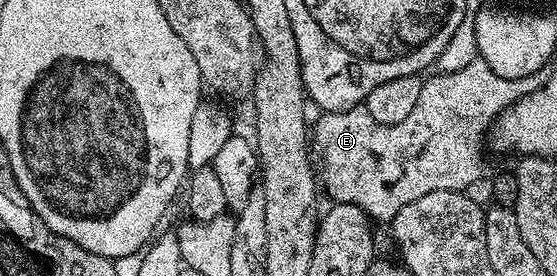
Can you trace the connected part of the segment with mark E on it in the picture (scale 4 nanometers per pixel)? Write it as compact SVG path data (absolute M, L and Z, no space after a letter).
M476 57L473 61L469 61L469 65L465 65L465 69L457 69L457 73L445 73L444 75L435 73L432 74L432 79L429 78L424 82L423 88L421 89L421 98L417 101L417 106L414 107L413 113L409 113L409 117L405 117L405 121L401 121L397 125L393 125L392 127L386 127L385 125L381 125L377 121L373 121L373 117L369 117L369 109L365 105L360 105L358 107L354 107L353 109L349 109L348 111L328 111L326 113L320 114L318 117L319 120L314 120L313 123L313 155L317 160L317 175L321 180L322 186L323 183L327 186L327 191L332 196L330 197L334 202L337 203L352 203L353 205L357 205L364 211L364 213L370 217L372 220L378 221L378 219L384 219L384 221L390 221L394 219L395 214L401 209L405 209L405 205L409 205L409 201L417 201L417 197L425 197L425 193L437 193L438 191L462 191L466 192L467 187L471 187L475 182L478 181L479 178L483 175L483 139L488 138L489 132L491 130L491 124L494 123L497 116L501 114L509 105L513 105L518 99L520 99L523 95L529 95L532 91L535 90L537 83L534 78L530 79L506 79L505 77L497 77L497 73L493 73L493 69L489 69L489 65L485 65L485 61Z

